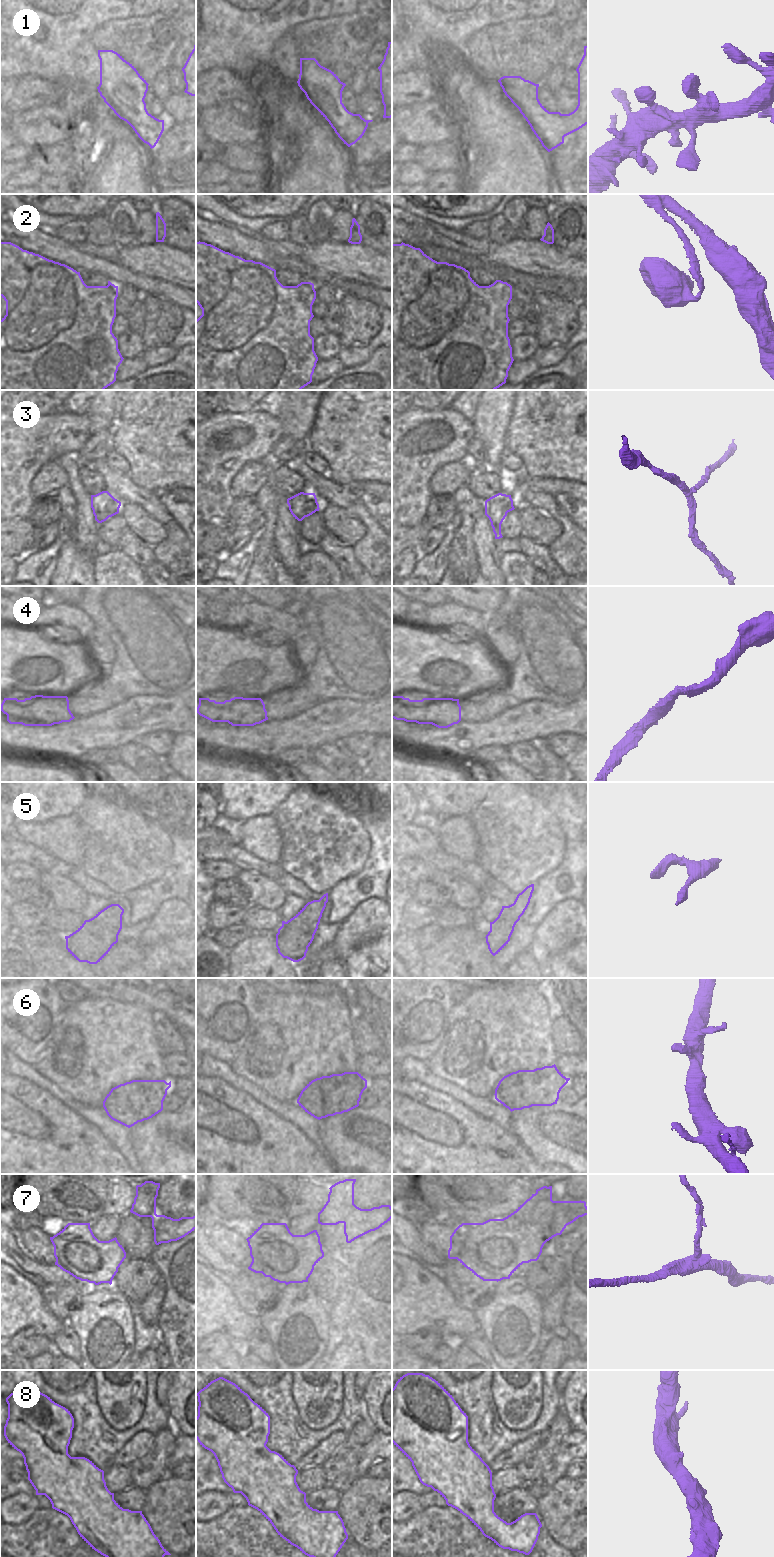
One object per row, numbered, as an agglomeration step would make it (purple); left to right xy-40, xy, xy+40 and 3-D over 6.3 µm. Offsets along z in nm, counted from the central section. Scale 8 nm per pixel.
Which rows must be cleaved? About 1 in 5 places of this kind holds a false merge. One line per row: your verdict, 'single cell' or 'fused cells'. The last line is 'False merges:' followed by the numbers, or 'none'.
1: single cell
2: single cell
3: fused cells
4: single cell
5: single cell
6: single cell
7: fused cells
8: single cell
False merges: 3, 7

